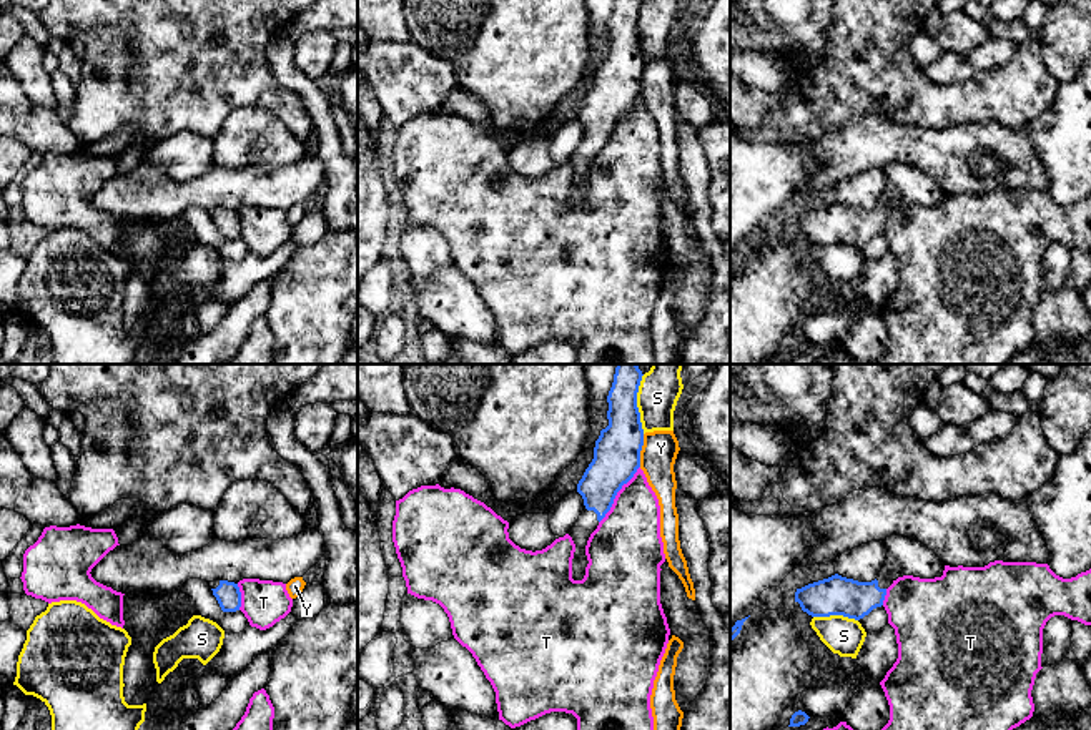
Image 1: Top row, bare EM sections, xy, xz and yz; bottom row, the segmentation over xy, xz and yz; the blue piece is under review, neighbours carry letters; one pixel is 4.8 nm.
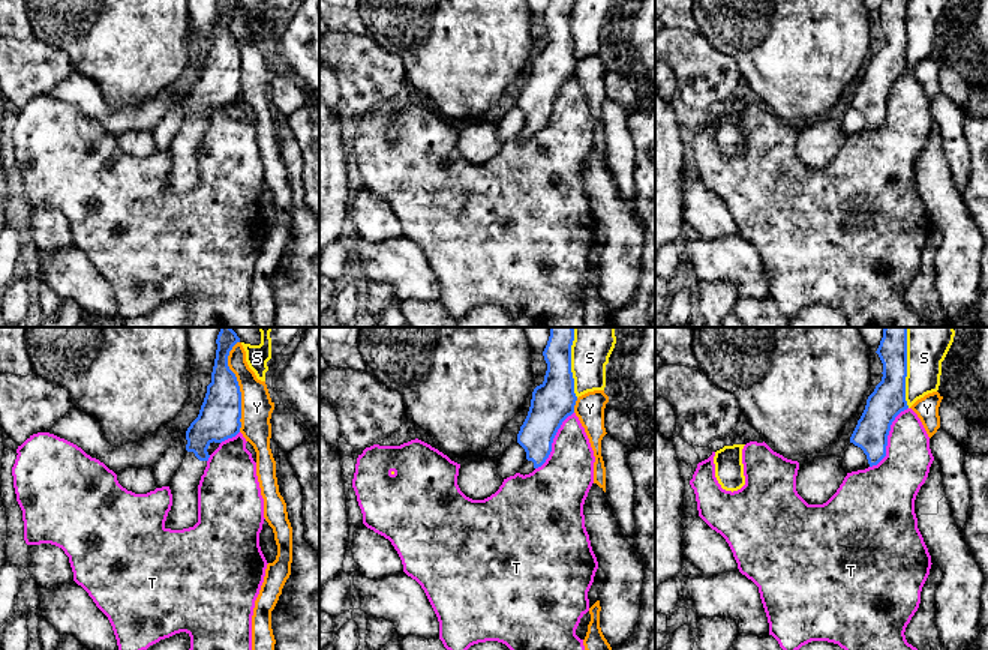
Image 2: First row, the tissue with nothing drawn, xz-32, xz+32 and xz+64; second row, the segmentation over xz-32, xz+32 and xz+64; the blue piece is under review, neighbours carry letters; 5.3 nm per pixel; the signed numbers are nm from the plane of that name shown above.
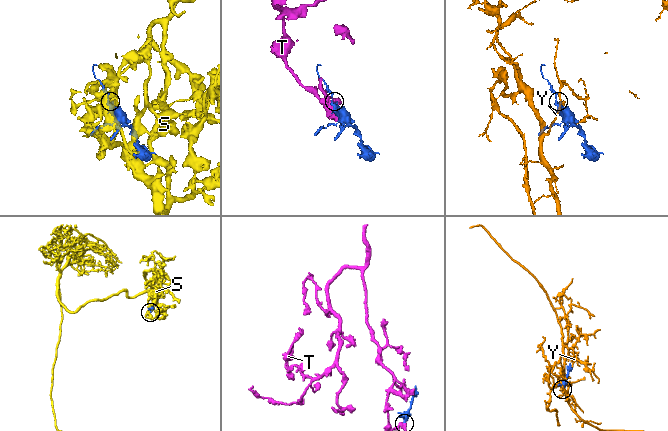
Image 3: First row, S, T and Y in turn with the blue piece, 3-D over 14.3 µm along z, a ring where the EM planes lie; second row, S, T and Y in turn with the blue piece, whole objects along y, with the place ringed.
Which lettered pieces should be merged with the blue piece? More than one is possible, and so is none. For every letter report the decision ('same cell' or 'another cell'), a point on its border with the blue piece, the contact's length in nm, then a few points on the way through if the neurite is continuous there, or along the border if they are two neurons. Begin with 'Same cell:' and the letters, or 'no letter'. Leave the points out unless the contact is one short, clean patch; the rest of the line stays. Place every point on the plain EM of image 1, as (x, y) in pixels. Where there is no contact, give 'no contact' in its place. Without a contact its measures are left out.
Same cell: no letter
S: another cell; contact xz (636, 32); length 280 nm
T: another cell; contact xz (616, 122); length 340 nm
Y: another cell; contact xz (641, 77); length 160 nm

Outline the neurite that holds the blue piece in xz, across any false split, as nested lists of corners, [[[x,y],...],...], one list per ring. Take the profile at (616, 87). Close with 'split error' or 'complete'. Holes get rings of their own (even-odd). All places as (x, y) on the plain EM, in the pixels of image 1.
[[[615,0],[607,23],[609,53],[600,58],[594,75],[594,86],[577,111],[584,126],[584,138],[569,158],[575,171],[572,206],[582,208],[589,191],[585,173],[599,150],[610,138],[617,120],[640,95],[644,57],[637,35],[642,0]]]; split error

